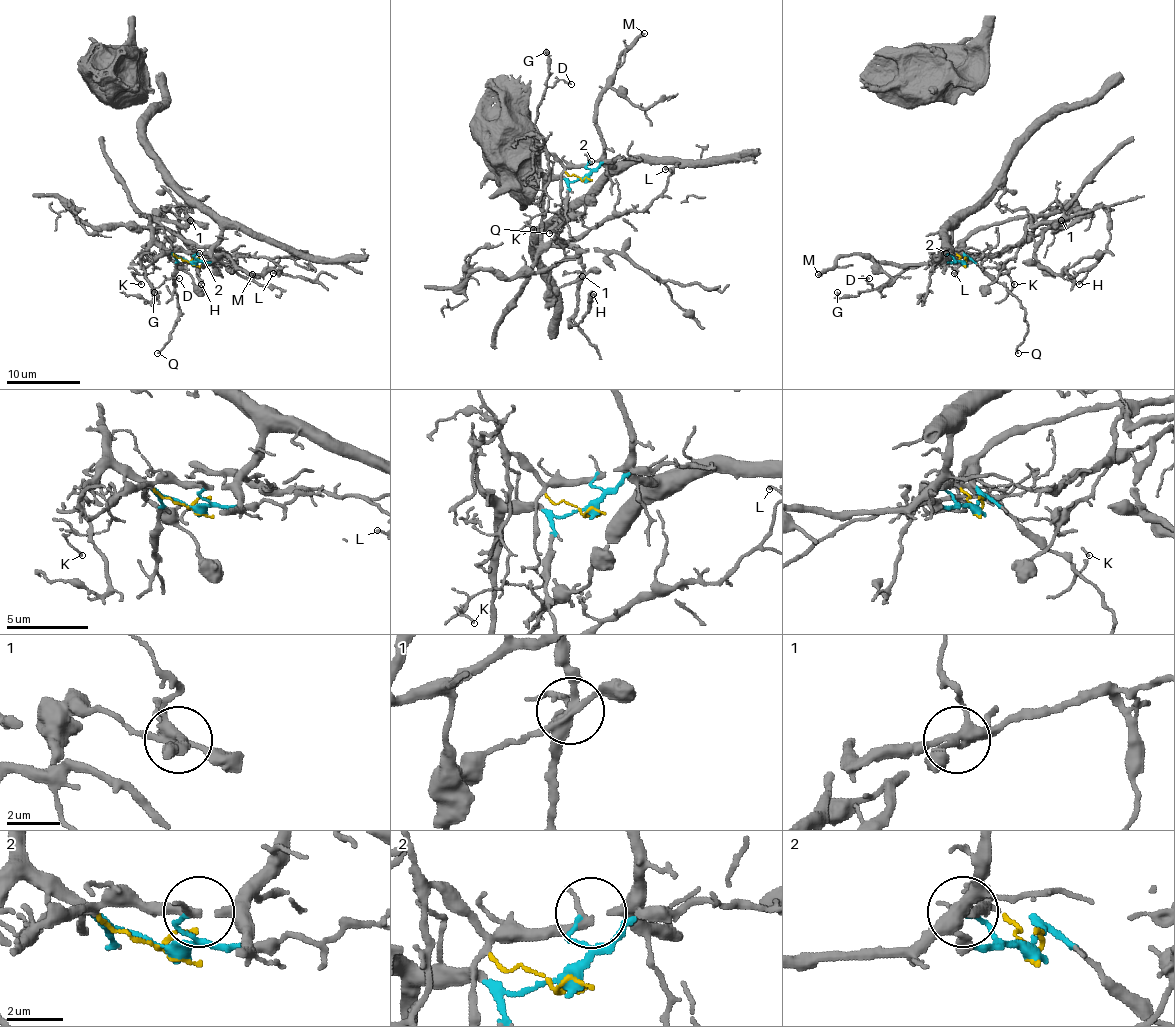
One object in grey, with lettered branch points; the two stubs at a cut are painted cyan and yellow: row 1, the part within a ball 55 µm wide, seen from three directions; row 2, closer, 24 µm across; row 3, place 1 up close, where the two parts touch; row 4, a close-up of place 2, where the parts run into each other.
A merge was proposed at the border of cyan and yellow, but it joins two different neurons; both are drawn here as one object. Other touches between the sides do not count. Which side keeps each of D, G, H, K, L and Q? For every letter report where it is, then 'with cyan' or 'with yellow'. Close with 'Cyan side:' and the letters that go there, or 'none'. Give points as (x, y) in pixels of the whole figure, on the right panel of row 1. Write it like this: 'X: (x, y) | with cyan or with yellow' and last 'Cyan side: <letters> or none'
D: (869, 278) | with yellow
G: (837, 292) | with yellow
H: (1079, 284) | with cyan
K: (1014, 284) | with yellow
L: (954, 273) | with cyan
Q: (1018, 353) | with cyan
Cyan side: H, L, Q

